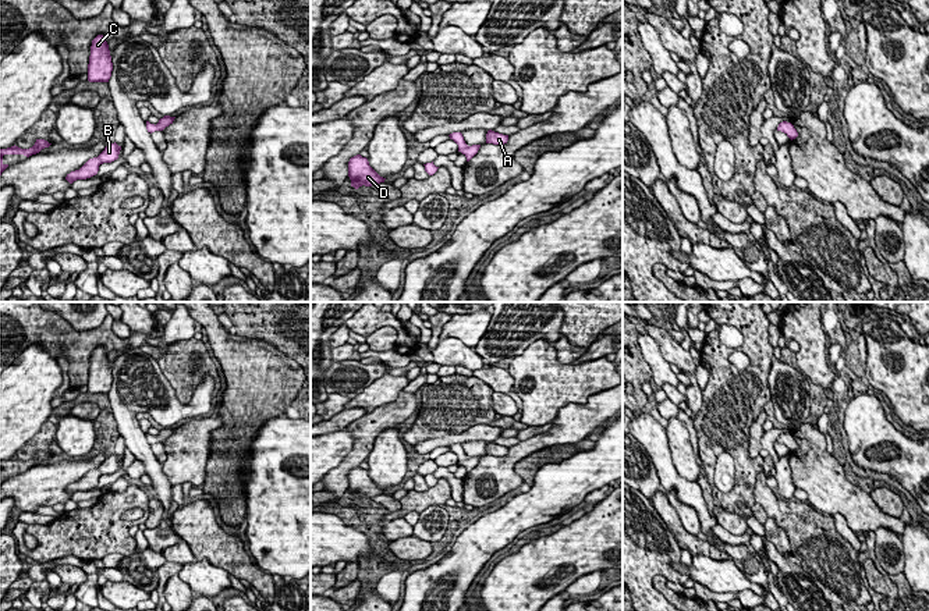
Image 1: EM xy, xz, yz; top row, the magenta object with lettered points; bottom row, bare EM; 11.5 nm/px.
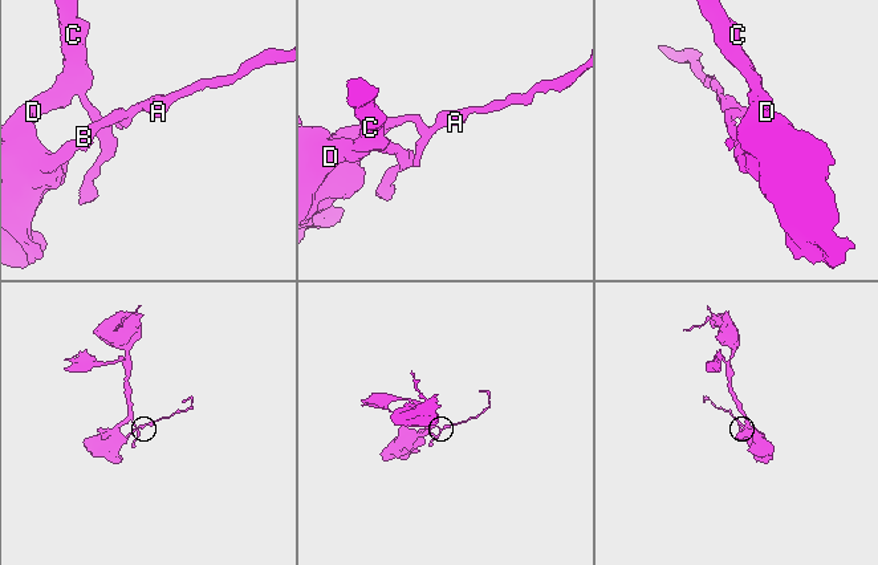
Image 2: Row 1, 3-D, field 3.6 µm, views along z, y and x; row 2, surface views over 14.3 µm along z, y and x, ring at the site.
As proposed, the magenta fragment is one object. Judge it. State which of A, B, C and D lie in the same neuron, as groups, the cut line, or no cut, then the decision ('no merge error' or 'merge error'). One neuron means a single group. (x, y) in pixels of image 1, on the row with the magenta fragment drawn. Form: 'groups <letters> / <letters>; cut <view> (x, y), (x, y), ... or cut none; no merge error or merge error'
groups A B C D; cut none; no merge error

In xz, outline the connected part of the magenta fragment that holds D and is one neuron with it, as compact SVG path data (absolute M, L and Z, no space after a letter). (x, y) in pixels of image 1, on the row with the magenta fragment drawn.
M357 154L348 161L348 177L351 187L358 189L359 187L372 187L384 182L386 178L380 177L370 166L366 157Z

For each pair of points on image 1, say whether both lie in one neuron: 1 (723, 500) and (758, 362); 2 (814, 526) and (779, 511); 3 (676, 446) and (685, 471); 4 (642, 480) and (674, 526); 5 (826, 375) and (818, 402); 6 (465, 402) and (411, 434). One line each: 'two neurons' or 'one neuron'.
1: one neuron
2: one neuron
3: one neuron
4: two neurons
5: two neurons
6: one neuron

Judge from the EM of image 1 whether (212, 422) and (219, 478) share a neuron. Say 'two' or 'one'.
two

